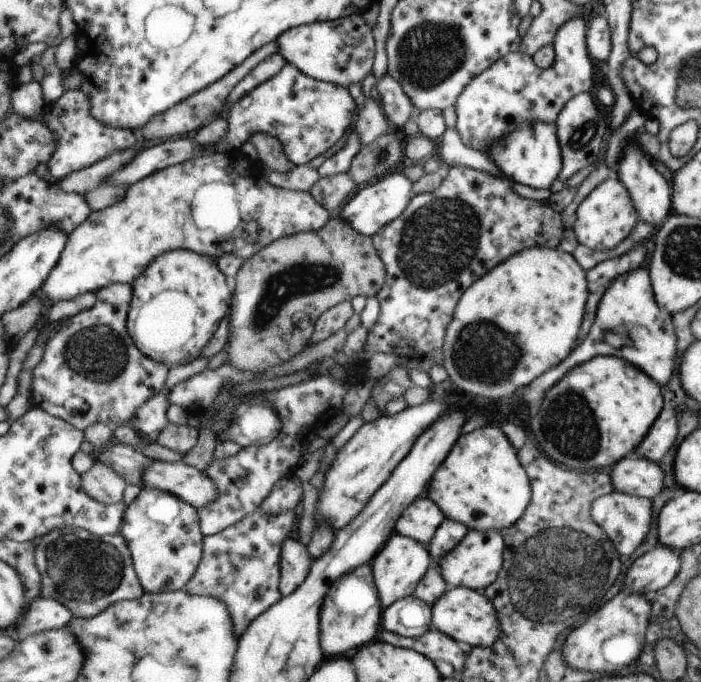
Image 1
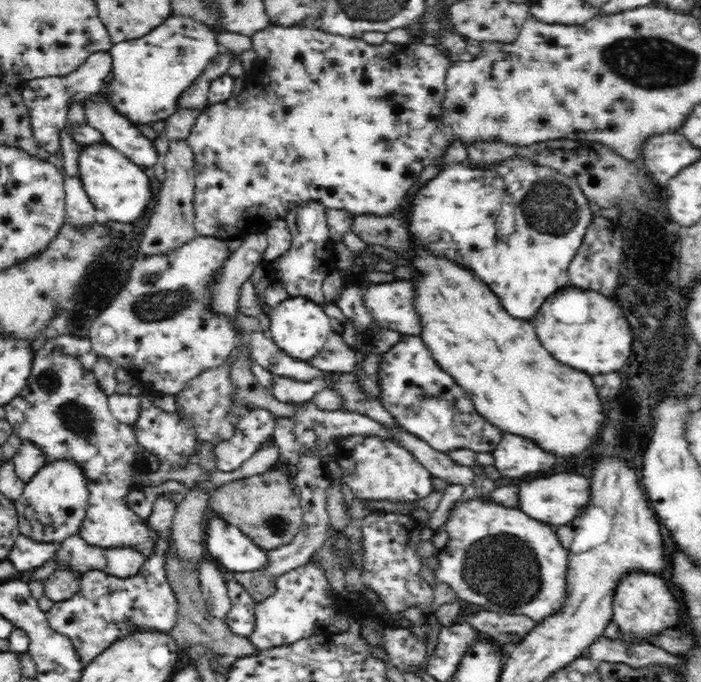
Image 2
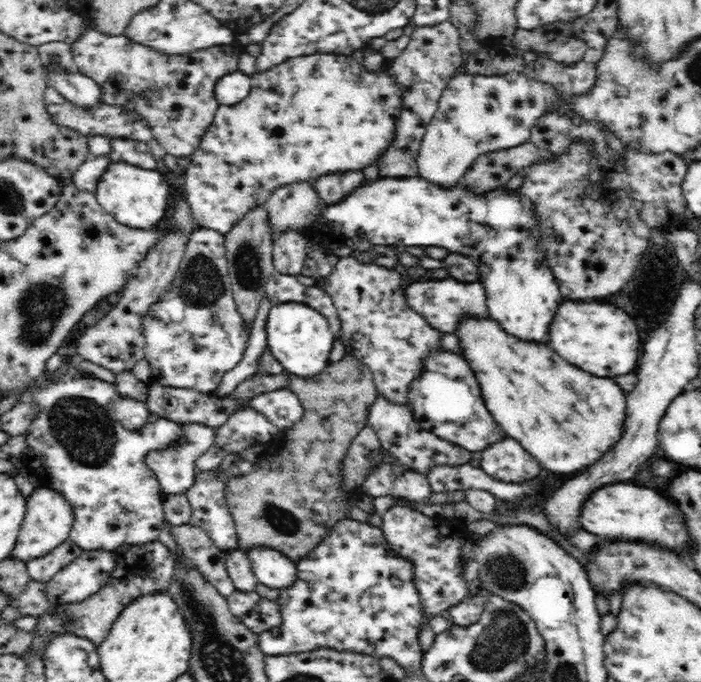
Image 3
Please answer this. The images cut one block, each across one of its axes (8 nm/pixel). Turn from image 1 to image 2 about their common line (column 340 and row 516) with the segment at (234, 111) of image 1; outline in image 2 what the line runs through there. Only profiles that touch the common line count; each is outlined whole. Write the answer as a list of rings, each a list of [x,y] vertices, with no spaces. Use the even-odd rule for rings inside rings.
[[[68,332],[46,340],[46,344],[34,353],[30,379],[26,386],[10,402],[3,405],[5,419],[12,426],[13,432],[23,441],[30,441],[41,448],[45,461],[70,460],[75,462],[85,474],[88,490],[86,516],[78,534],[88,544],[102,548],[133,546],[144,557],[148,556],[156,546],[156,531],[142,522],[142,514],[130,506],[130,498],[134,494],[142,494],[142,490],[150,490],[150,483],[138,483],[137,478],[150,478],[150,458],[146,458],[146,450],[138,446],[137,434],[131,425],[118,422],[110,412],[108,396],[96,381],[93,367],[98,358],[88,337],[76,337]]]

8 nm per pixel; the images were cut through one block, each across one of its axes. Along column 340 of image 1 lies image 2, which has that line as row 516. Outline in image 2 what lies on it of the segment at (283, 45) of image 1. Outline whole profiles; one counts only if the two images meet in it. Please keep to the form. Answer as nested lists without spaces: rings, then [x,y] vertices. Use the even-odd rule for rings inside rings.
[[[70,460],[46,463],[42,470],[25,483],[23,493],[17,498],[16,512],[20,534],[36,542],[61,543],[68,537],[78,534],[86,516],[88,490],[85,474]]]

